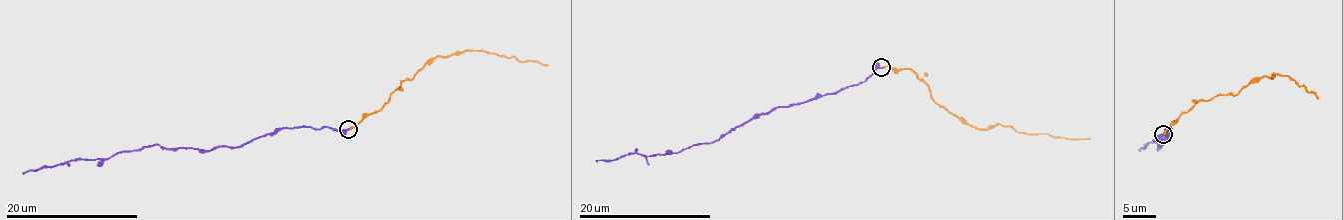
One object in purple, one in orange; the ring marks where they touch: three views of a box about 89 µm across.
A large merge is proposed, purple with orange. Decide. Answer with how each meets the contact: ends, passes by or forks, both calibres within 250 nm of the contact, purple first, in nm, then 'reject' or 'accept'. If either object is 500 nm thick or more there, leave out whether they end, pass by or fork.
purple passes by | orange ends | 260/240 nm | accept

